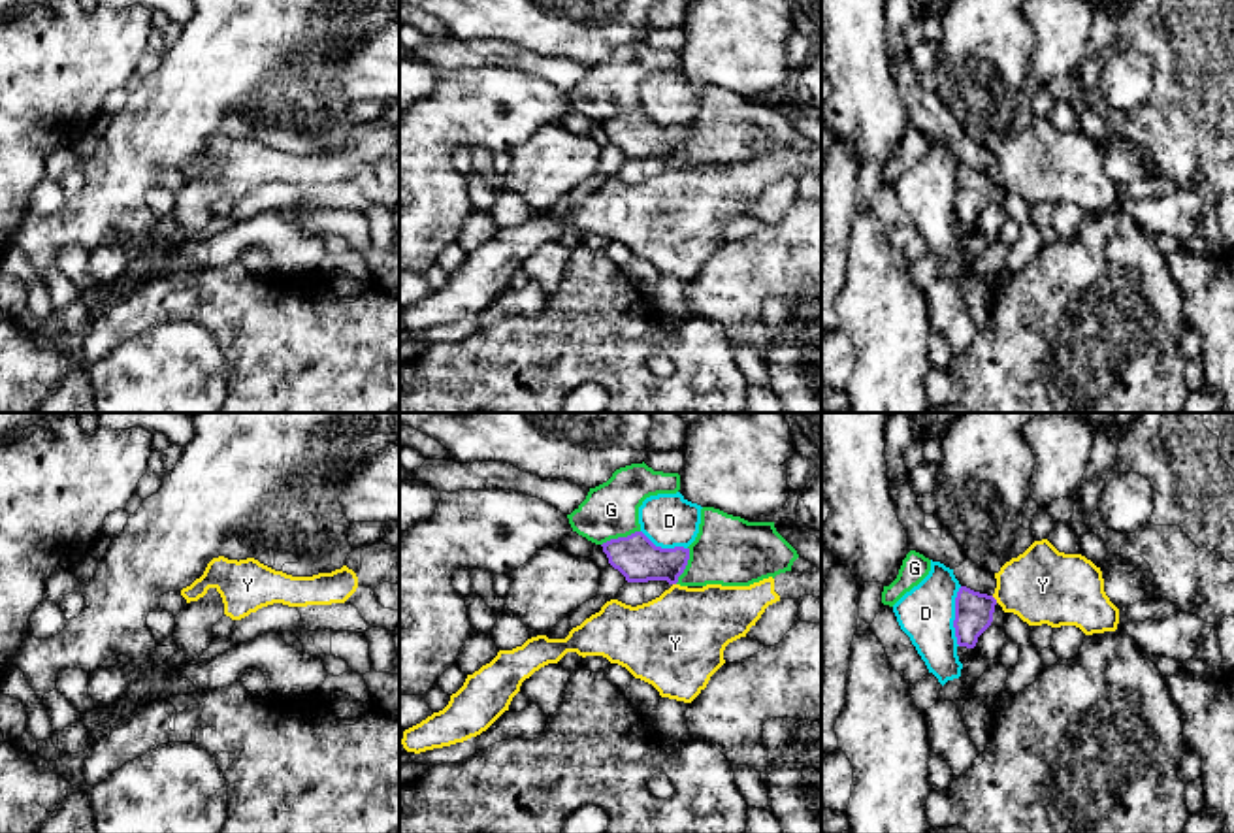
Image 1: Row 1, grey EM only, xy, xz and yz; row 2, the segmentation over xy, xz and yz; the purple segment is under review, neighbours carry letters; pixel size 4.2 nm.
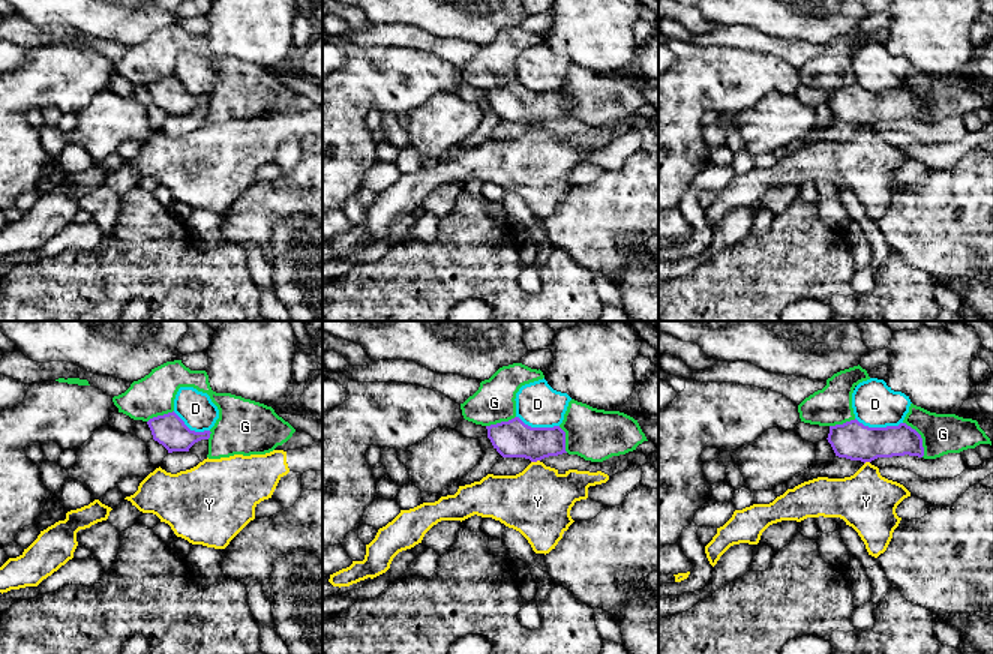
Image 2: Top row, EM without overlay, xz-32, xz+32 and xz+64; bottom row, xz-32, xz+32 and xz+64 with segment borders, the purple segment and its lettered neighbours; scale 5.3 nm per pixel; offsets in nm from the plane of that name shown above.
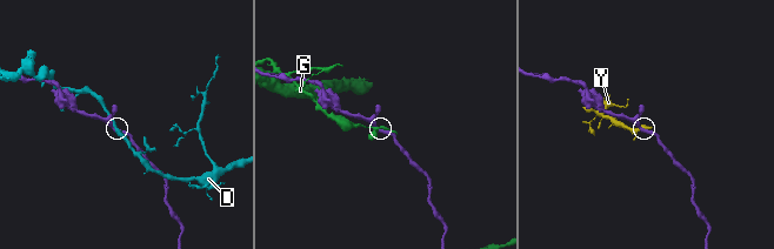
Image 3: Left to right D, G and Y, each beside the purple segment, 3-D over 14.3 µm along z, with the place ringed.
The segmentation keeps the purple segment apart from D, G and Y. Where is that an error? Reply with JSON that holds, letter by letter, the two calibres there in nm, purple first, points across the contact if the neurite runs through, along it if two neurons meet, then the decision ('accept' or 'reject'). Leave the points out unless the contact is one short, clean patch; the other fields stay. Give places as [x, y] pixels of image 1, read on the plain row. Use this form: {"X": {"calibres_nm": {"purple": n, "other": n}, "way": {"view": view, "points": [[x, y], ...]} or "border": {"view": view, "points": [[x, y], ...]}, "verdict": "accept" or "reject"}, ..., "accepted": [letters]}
{"D": {"calibres_nm": {"purple": 160, "other": 240}, "verdict": "reject"}, "G": {"calibres_nm": {"purple": 190, "other": 240}, "verdict": "reject"}, "Y": {"calibres_nm": {"purple": 160, "other": 320}, "border": {"view": "yz", "points": [[991, 174], [997, 179]]}, "verdict": "reject"}, "accepted": []}

